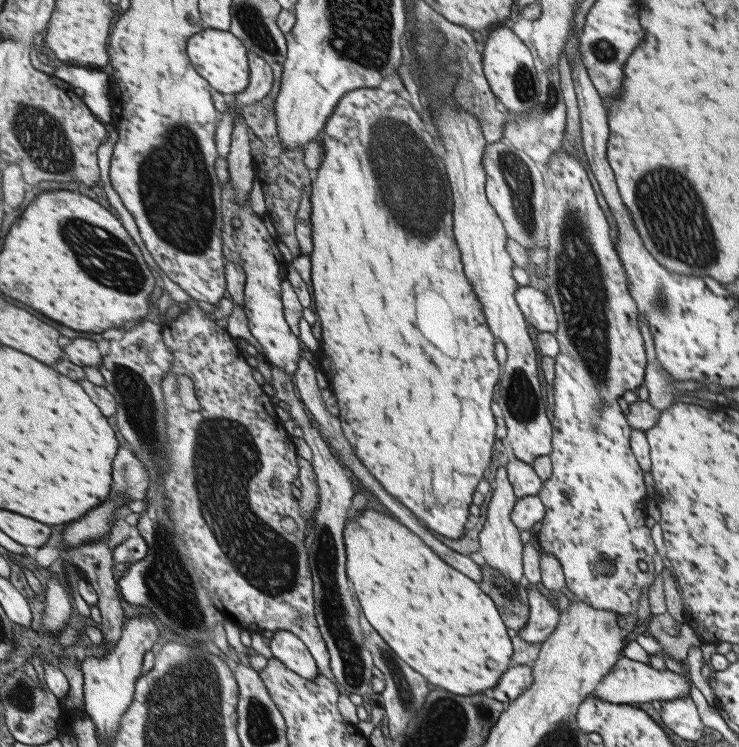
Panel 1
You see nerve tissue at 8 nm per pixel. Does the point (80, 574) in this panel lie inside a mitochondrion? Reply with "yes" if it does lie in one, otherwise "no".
no

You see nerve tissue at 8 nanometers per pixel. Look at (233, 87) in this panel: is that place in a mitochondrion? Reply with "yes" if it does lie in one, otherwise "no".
no

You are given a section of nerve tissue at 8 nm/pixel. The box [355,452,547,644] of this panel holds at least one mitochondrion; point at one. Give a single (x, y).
(513, 596)

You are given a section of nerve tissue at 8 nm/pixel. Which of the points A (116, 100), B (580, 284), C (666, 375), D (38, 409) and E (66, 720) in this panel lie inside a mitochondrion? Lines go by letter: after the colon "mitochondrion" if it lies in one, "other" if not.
A: other
B: mitochondrion
C: other
D: other
E: other

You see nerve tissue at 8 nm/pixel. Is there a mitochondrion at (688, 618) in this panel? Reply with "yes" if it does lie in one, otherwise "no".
no

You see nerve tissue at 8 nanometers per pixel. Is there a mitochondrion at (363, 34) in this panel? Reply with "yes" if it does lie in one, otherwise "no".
yes

